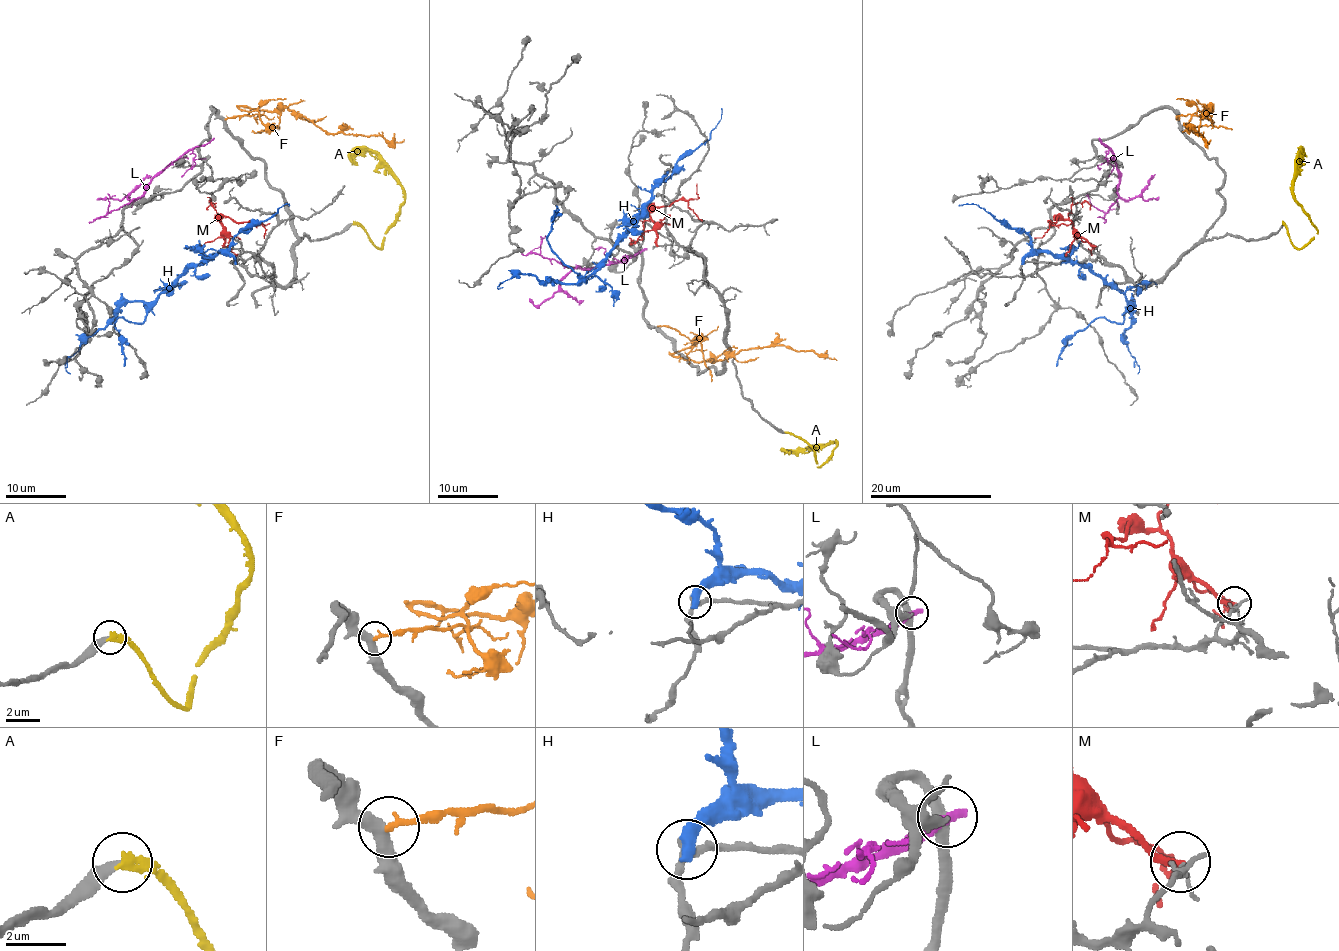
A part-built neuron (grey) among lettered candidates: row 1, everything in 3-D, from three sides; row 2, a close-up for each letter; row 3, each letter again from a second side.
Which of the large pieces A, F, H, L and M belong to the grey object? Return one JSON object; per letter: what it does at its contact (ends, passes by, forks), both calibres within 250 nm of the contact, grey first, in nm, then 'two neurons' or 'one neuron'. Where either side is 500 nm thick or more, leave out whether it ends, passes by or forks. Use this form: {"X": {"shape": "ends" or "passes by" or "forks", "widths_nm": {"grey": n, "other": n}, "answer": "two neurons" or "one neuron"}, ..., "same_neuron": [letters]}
{"A": {"shape": "ends", "widths_nm": {"grey": 240, "other": 320}, "answer": "two neurons"}, "F": {"shape": "ends", "widths_nm": {"grey": 400, "other": 190}, "answer": "two neurons"}, "H": {"shape": "ends", "widths_nm": {"grey": 240, "other": 420}, "answer": "two neurons"}, "L": {"shape": "ends", "widths_nm": {"grey": 320, "other": 320}, "answer": "two neurons"}, "M": {"shape": "ends", "widths_nm": {"grey": 160, "other": 280}, "answer": "two neurons"}, "same_neuron": []}

